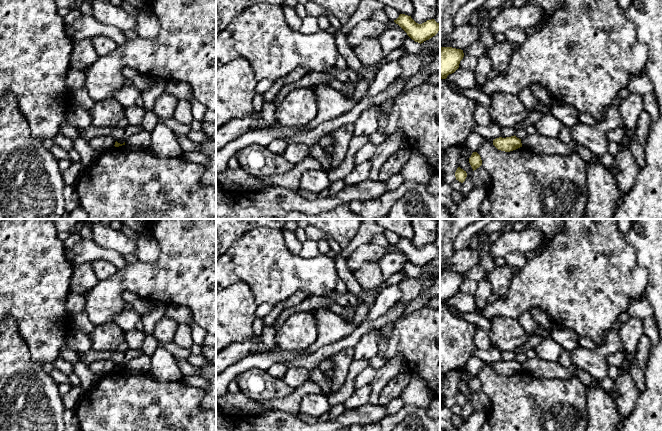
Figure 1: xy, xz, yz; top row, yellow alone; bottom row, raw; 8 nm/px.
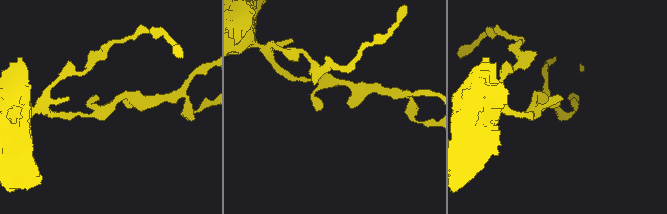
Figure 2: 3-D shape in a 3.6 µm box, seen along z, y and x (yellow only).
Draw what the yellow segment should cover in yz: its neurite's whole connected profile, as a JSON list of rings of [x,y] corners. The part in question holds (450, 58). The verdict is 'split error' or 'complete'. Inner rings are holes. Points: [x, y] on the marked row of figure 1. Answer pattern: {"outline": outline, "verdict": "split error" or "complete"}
{"outline": [[[452,47],[440,48],[440,79],[446,79],[449,74],[454,73],[458,68],[464,53],[461,49]]], "verdict": "complete"}

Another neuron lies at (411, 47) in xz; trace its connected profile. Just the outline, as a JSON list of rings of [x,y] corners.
[[[407,36],[402,45],[404,46],[407,54],[417,54],[419,55],[423,49],[422,45],[418,42],[412,40],[409,36]]]

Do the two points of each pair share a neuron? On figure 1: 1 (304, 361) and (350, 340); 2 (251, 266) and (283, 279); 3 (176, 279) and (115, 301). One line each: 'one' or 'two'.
1: one
2: one
3: one

